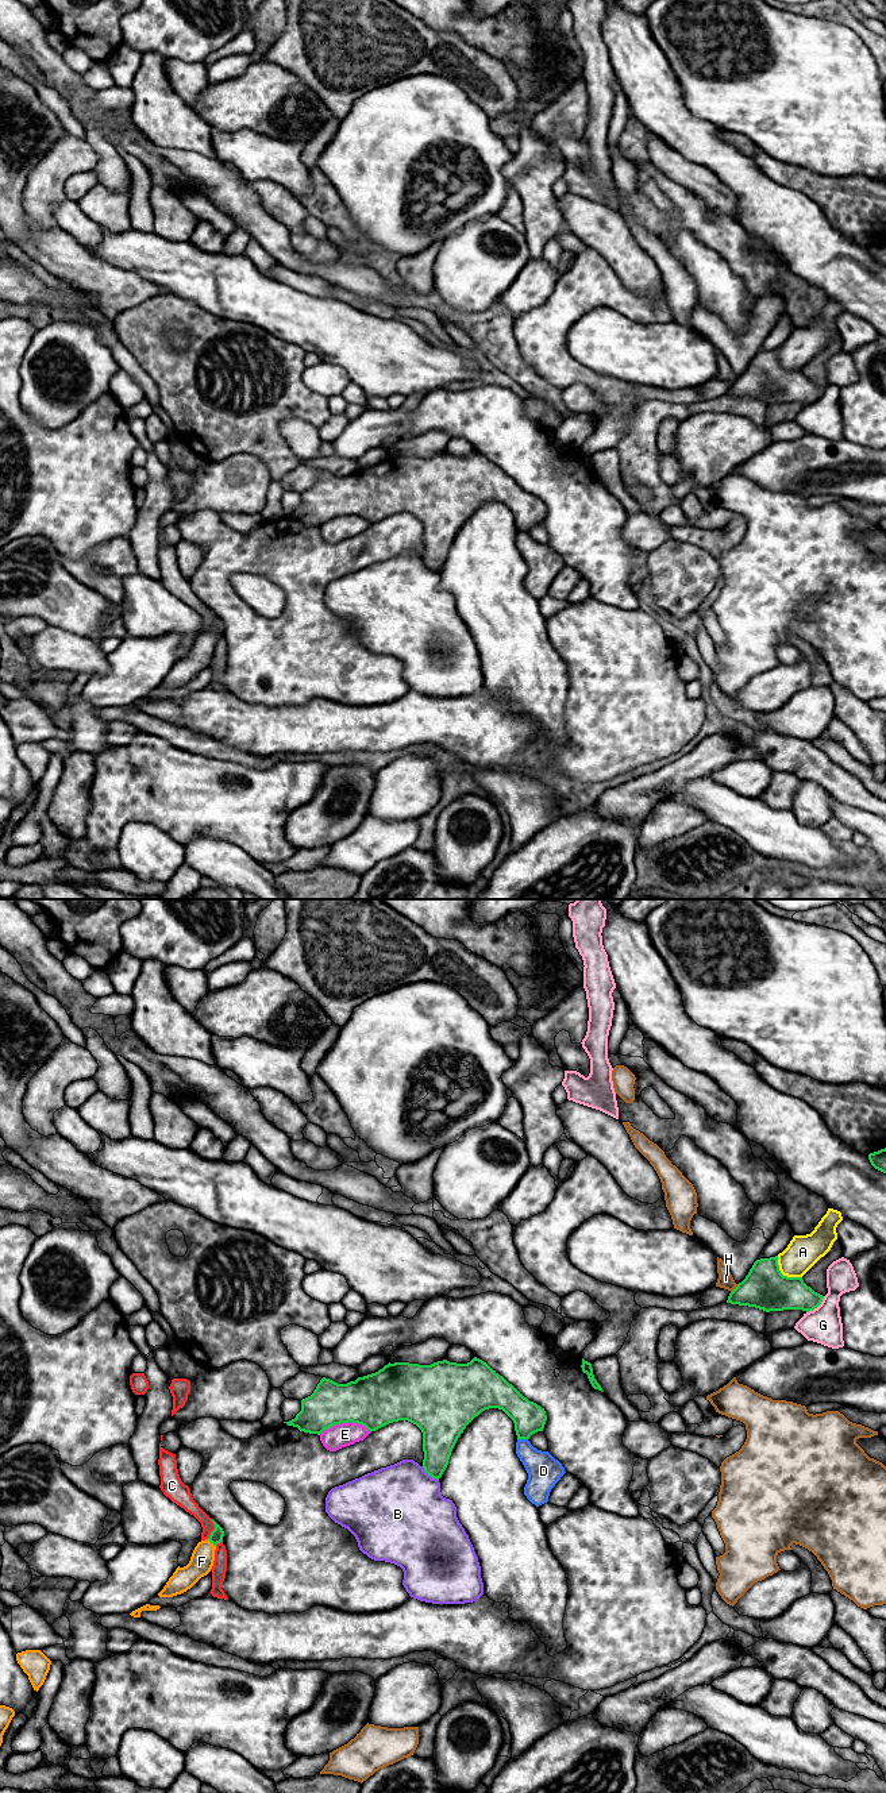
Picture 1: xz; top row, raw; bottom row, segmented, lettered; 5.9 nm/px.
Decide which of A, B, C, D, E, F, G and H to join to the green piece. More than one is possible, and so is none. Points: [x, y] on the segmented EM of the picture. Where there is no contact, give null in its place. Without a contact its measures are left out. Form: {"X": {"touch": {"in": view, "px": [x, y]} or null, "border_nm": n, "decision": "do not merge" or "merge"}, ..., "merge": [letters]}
{"A": {"touch": {"in": "xz", "px": [782, 1275]}, "border_nm": 200, "decision": "do not merge"}, "B": {"touch": {"in": "xz", "px": [430, 1475]}, "border_nm": 130, "decision": "do not merge"}, "C": {"touch": {"in": "xz", "px": [215, 1529]}, "border_nm": 120, "decision": "do not merge"}, "D": {"touch": {"in": "xz", "px": [523, 1438]}, "border_nm": 60, "decision": "do not merge"}, "E": {"touch": {"in": "xz", "px": [345, 1422]}, "border_nm": 320, "decision": "do not merge"}, "F": {"touch": {"in": "xz", "px": [211, 1542]}, "border_nm": 70, "decision": "merge"}, "G": {"touch": {"in": "xz", "px": [816, 1307]}, "border_nm": 150, "decision": "do not merge"}, "H": {"touch": {"in": "xz", "px": [735, 1288]}, "border_nm": 70, "decision": "do not merge"}, "merge": ["F"]}

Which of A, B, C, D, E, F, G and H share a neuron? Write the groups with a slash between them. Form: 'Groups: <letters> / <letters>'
Groups: A / B / C / D / E / F / G / H

